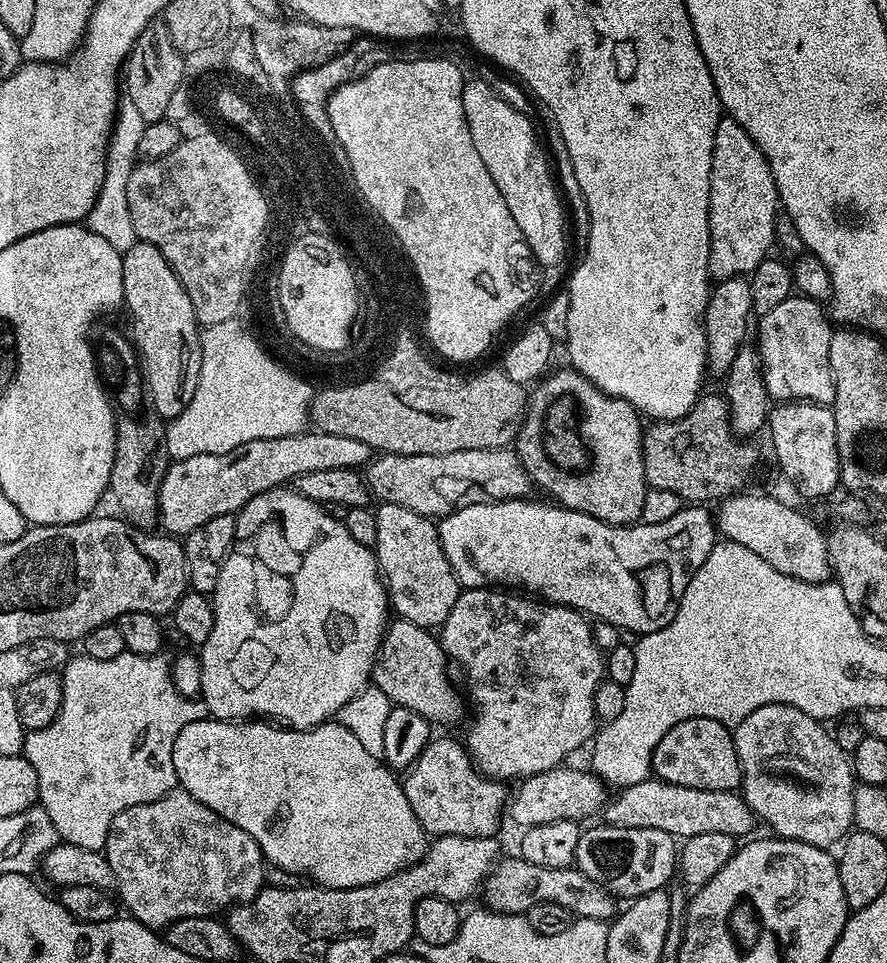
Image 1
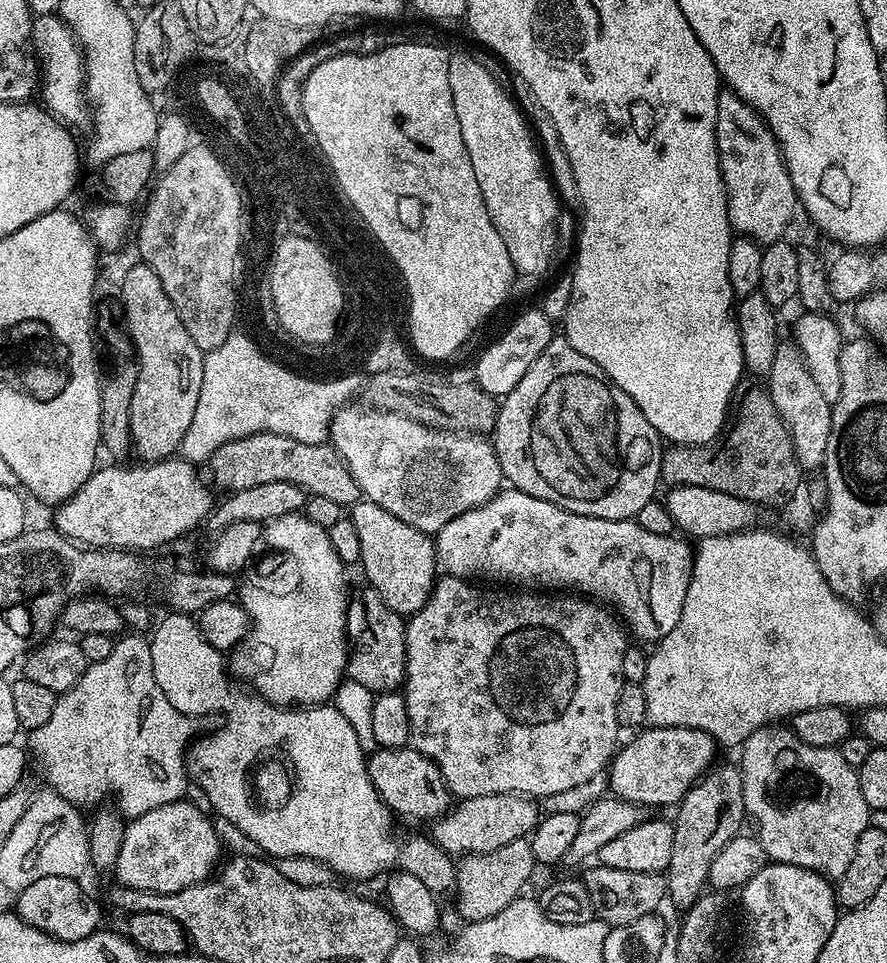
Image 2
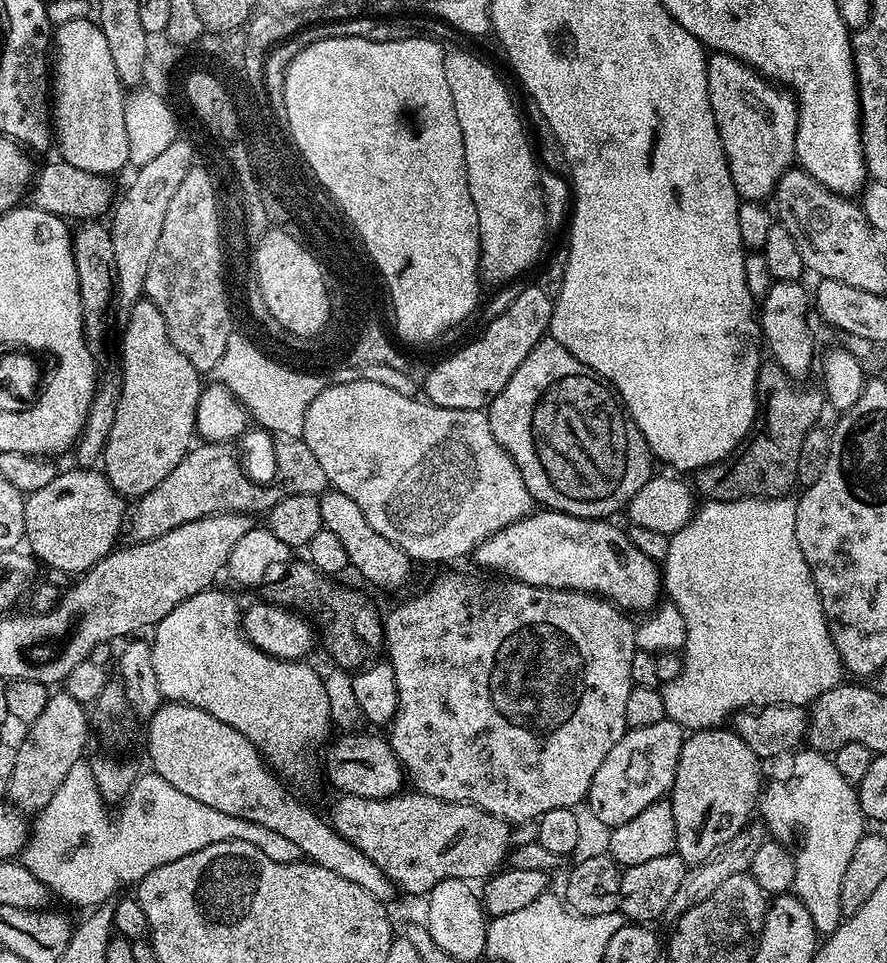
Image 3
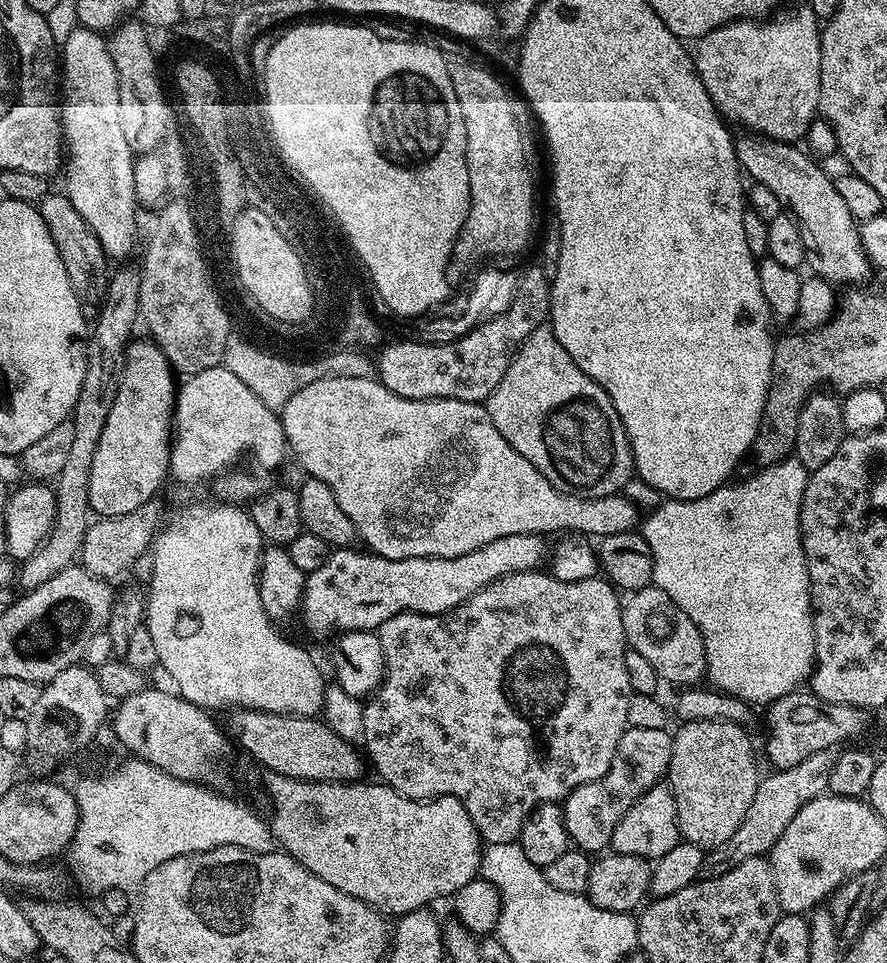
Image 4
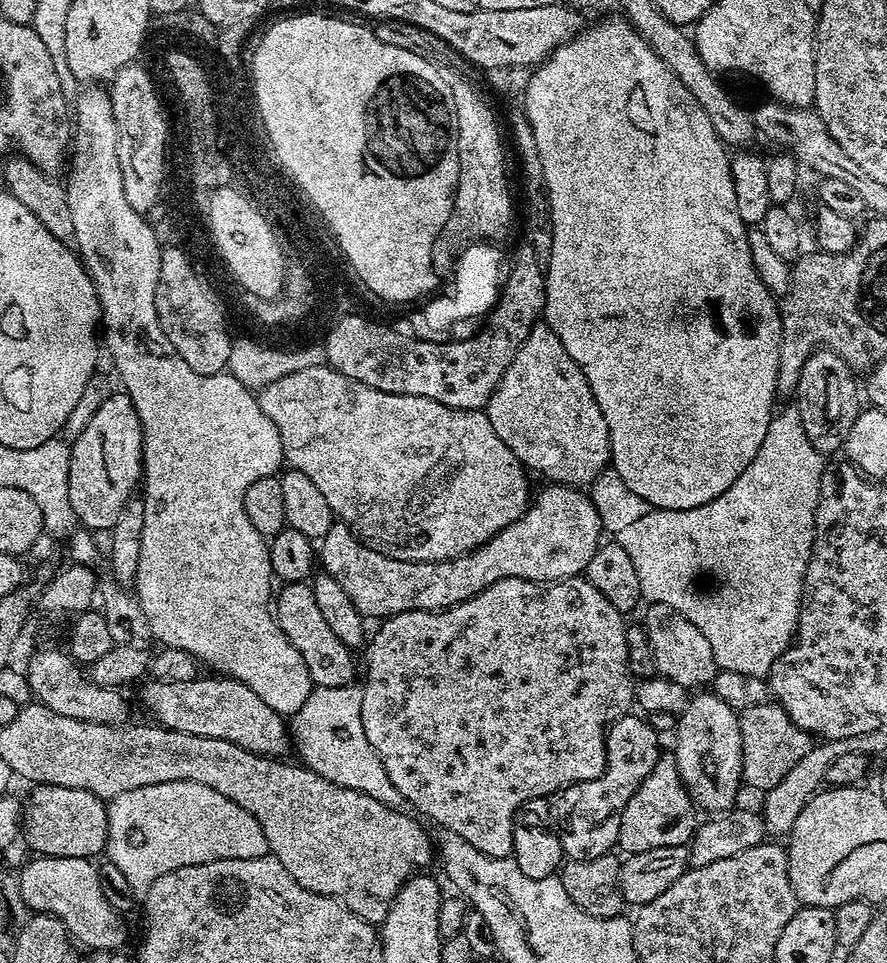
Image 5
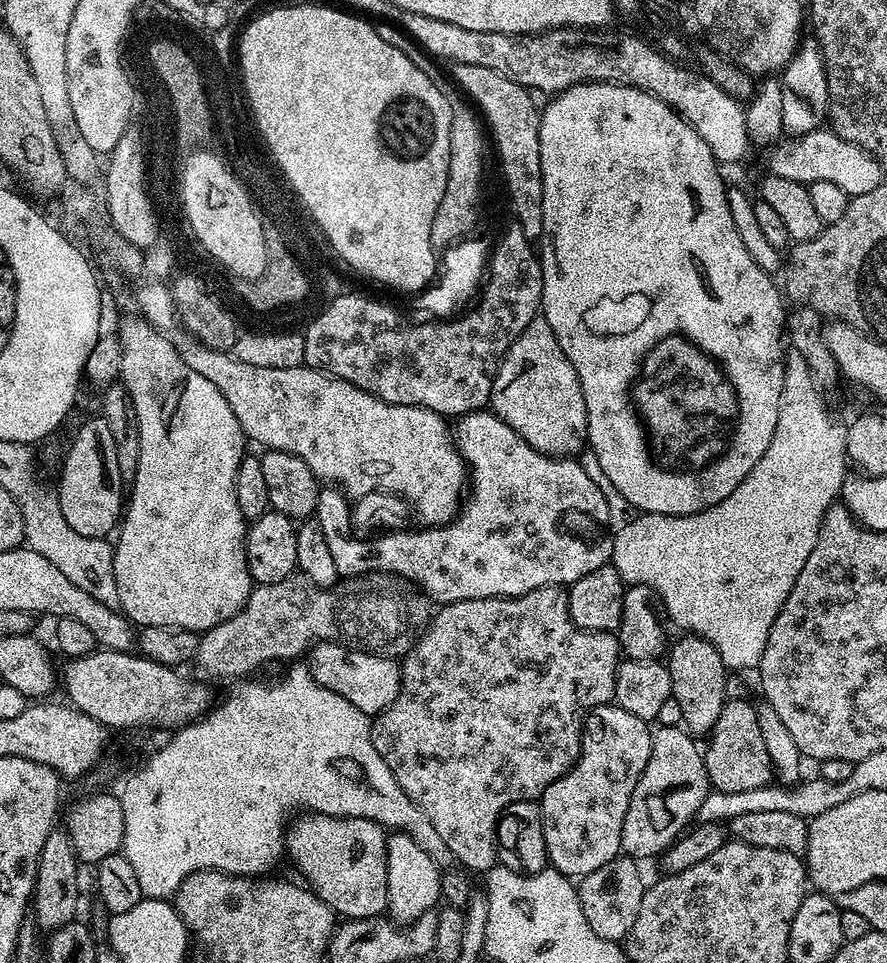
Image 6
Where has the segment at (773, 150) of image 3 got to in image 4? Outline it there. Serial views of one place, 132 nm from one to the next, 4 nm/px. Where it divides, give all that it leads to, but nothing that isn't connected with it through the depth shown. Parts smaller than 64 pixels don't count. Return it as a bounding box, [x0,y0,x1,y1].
[694,3,821,144]

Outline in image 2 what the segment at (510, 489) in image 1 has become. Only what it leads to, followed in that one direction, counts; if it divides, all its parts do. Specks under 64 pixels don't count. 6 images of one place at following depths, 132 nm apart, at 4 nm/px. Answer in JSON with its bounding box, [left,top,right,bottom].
[206,432,362,506]

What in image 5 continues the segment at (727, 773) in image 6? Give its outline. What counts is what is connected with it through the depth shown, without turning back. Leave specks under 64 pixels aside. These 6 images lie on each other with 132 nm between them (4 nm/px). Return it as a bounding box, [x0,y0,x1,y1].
[739,702,814,790]

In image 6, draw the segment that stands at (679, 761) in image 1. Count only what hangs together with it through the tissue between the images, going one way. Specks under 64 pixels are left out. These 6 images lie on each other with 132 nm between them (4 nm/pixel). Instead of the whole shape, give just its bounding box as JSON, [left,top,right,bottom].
[538,702,652,876]

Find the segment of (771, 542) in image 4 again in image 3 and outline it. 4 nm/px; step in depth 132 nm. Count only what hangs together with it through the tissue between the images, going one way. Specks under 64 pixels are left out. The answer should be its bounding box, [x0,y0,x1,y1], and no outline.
[662,498,846,732]

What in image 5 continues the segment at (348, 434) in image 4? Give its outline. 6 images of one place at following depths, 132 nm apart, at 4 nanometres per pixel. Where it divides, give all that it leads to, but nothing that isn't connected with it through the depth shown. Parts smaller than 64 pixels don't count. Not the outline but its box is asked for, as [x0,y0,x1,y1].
[258,364,530,560]

